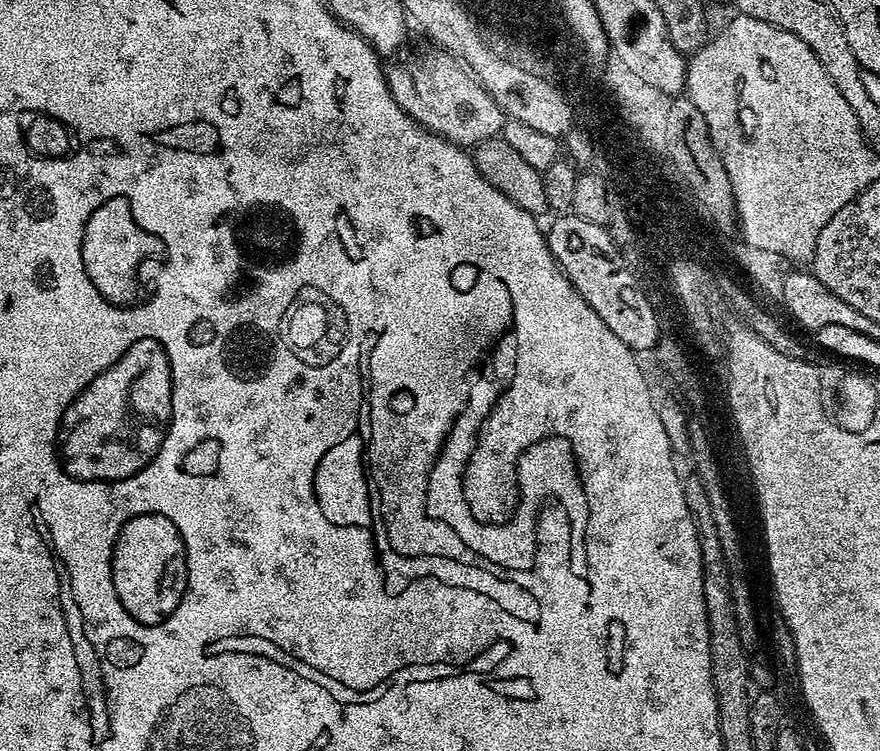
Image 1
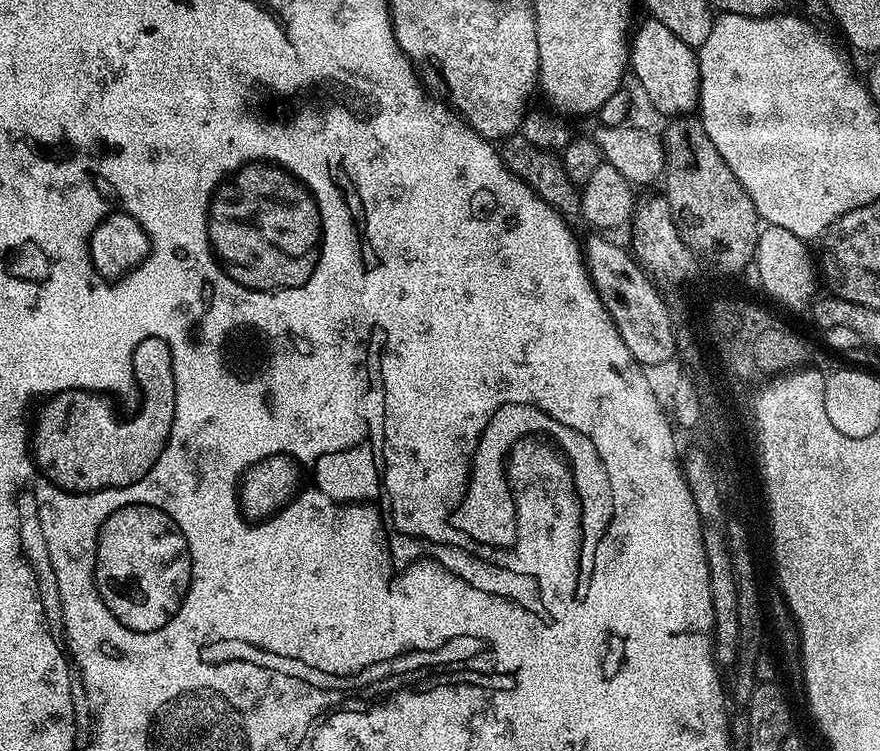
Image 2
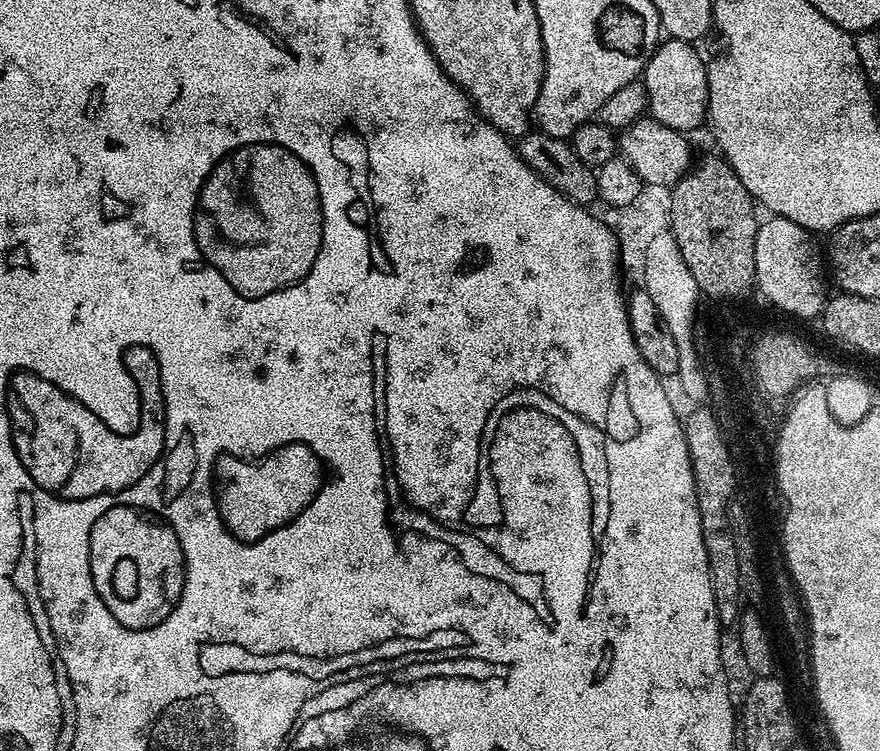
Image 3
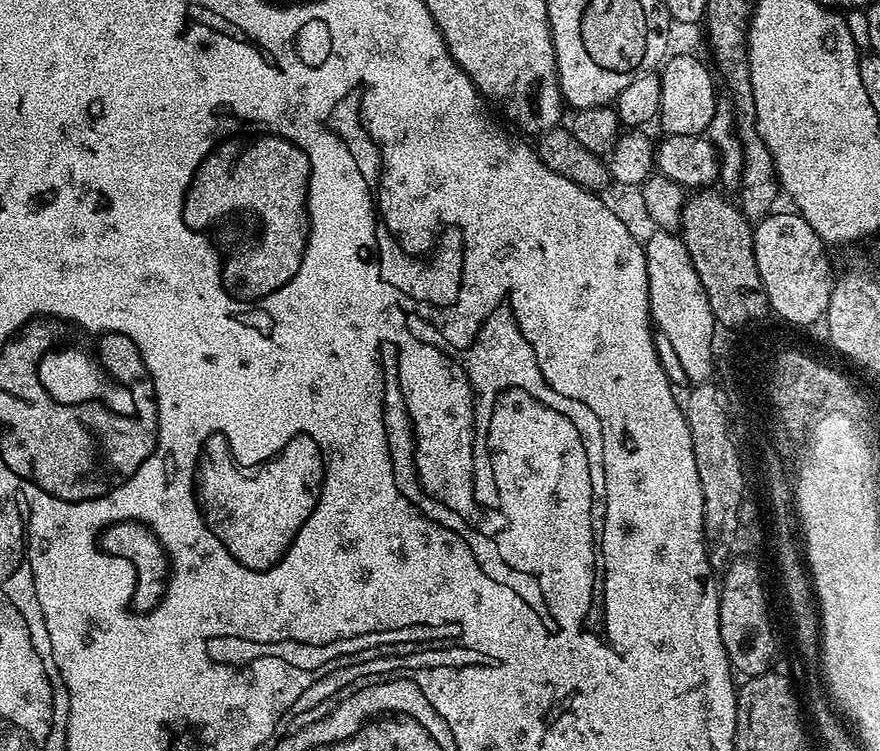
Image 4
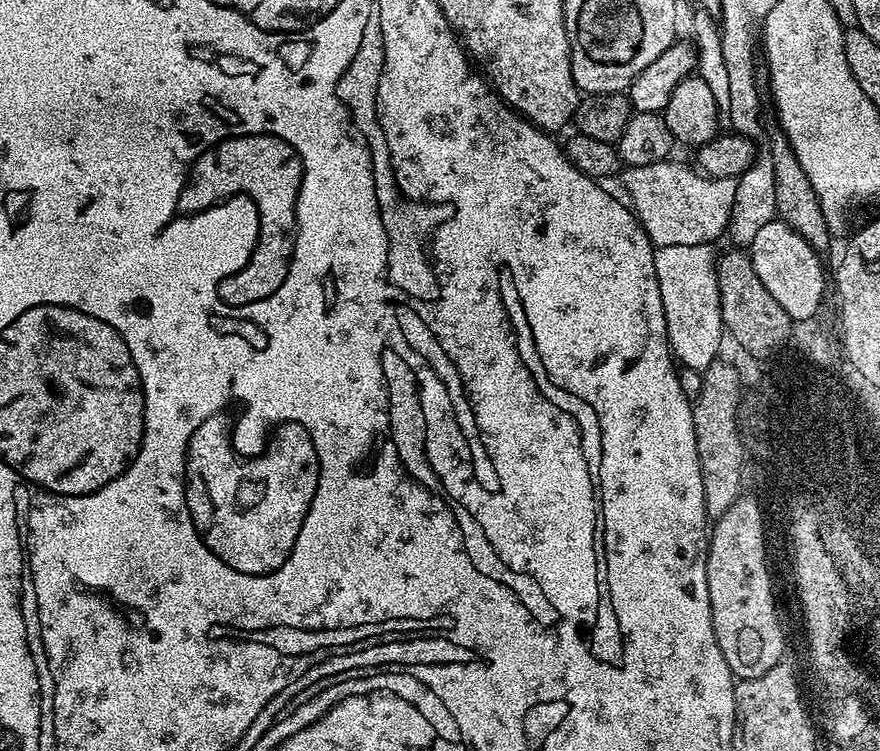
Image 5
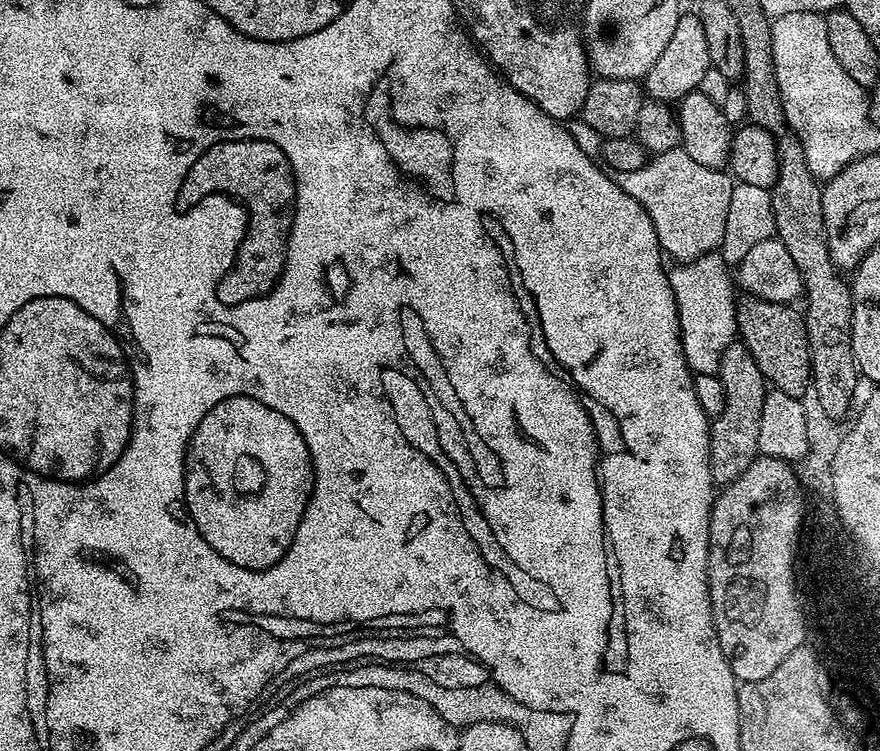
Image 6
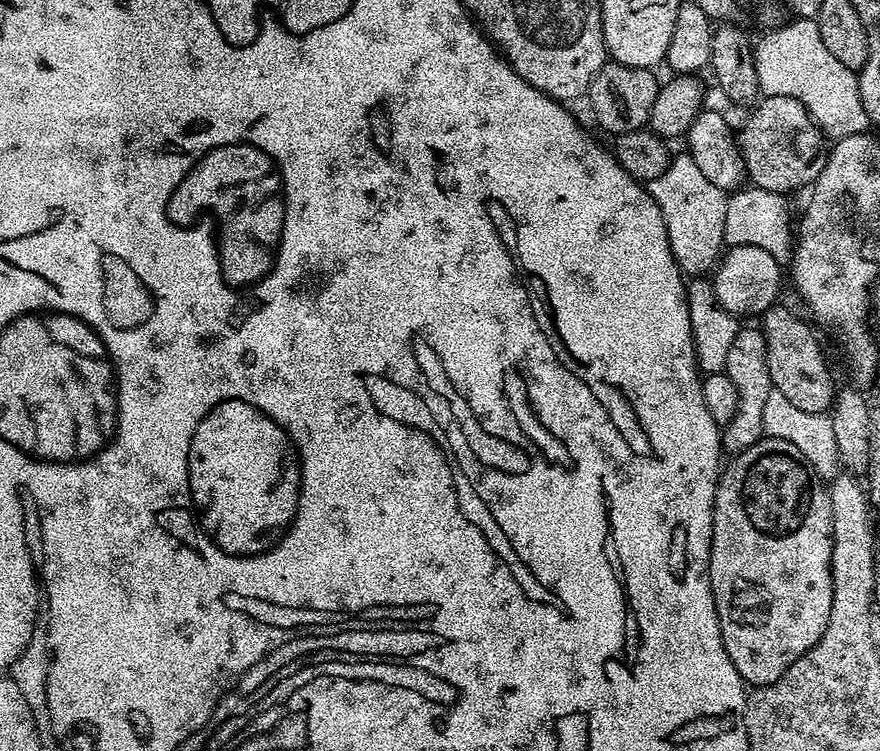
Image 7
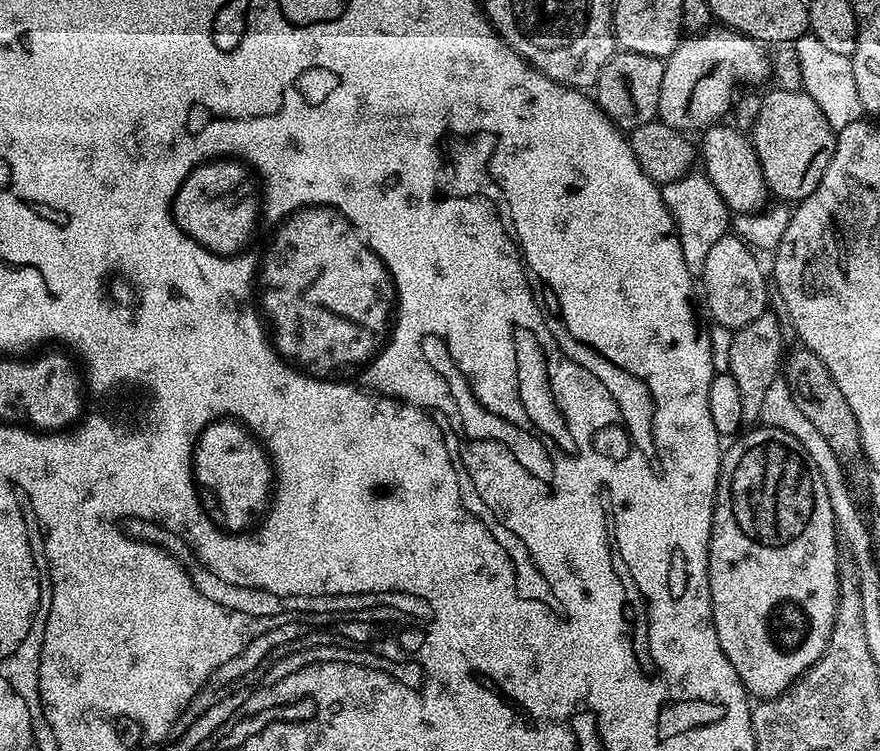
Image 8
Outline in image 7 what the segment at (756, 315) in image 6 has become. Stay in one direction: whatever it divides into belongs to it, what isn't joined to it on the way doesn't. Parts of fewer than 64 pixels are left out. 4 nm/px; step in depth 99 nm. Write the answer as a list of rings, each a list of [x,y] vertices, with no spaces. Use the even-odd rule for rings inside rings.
[[[770,307],[762,314],[766,362],[772,387],[782,391],[792,405],[801,407],[804,411],[827,413],[836,401],[838,384],[832,381],[828,360],[820,349],[819,338],[816,337],[817,329],[807,319],[804,321],[802,317],[795,316],[790,309],[780,307]]]

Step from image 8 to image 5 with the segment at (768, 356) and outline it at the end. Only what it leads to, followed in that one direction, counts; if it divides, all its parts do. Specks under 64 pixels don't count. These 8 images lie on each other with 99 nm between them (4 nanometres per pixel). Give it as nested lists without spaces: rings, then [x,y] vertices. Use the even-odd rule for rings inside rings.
[[[715,364],[715,367],[703,369],[702,373],[701,396],[693,403],[692,417],[702,474],[704,505],[709,517],[719,518],[742,495],[739,487],[740,446],[732,421],[733,404],[736,402],[736,377],[732,369],[724,364]]]

